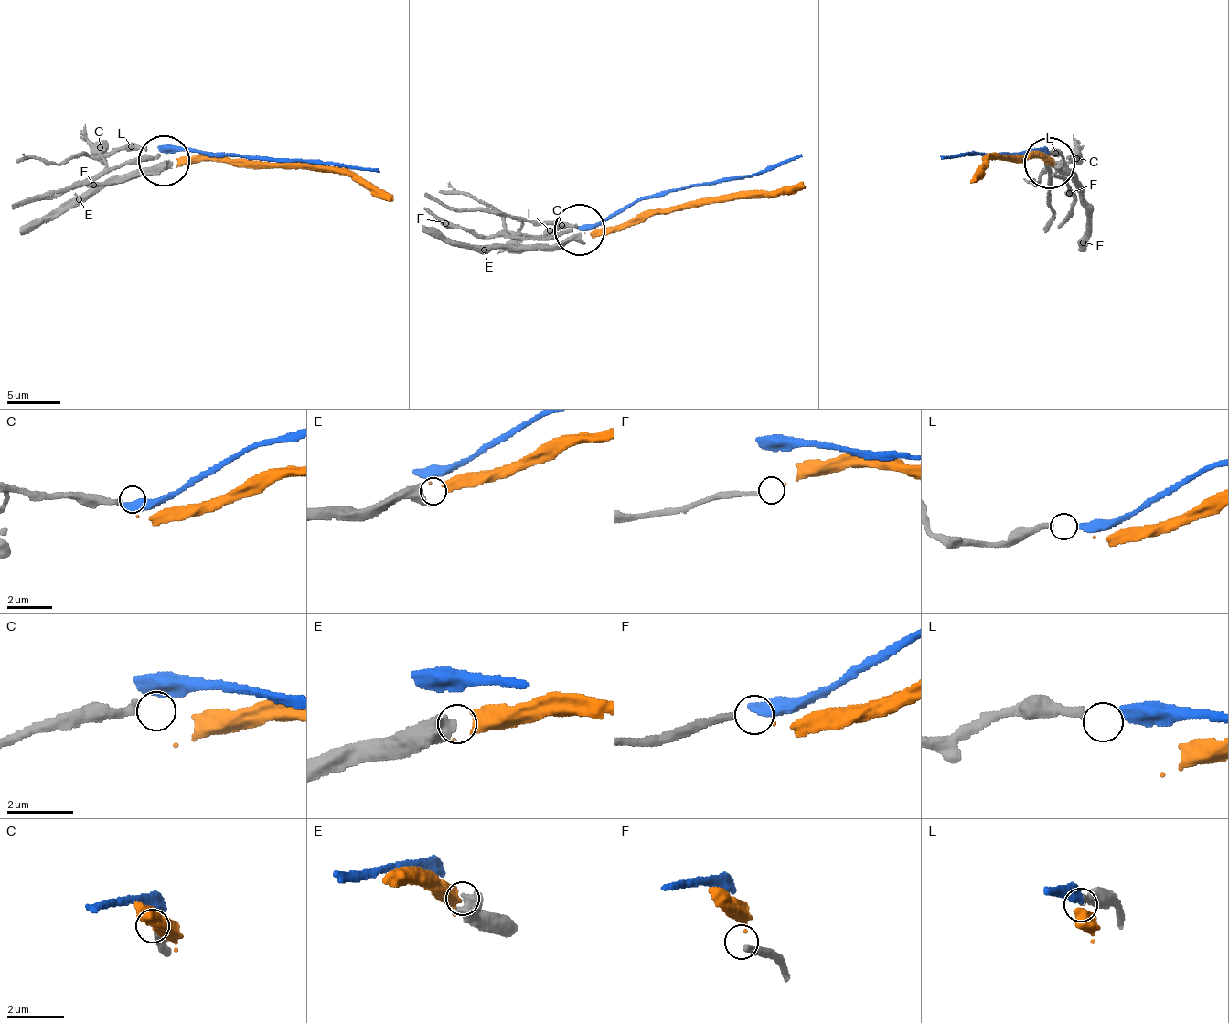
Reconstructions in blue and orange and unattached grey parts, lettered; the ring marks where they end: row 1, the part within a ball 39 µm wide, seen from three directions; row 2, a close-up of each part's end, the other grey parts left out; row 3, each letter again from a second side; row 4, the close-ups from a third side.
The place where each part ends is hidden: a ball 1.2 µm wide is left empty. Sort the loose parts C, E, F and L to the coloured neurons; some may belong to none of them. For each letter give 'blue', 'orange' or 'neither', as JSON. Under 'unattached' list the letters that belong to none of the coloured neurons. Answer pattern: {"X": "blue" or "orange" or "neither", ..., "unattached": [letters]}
{"C": "neither", "E": "orange", "F": "neither", "L": "blue", "unattached": ["C", "F"]}

